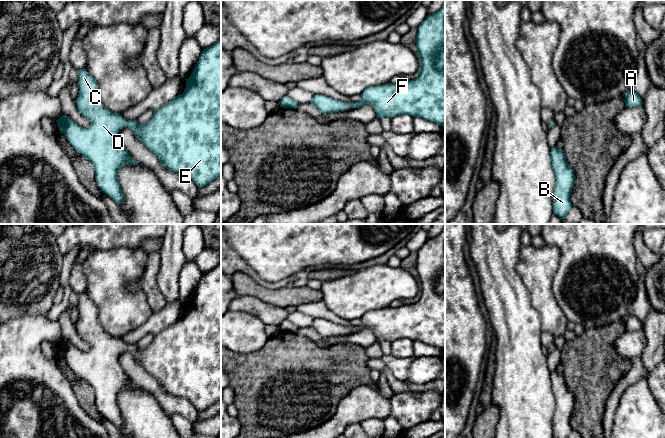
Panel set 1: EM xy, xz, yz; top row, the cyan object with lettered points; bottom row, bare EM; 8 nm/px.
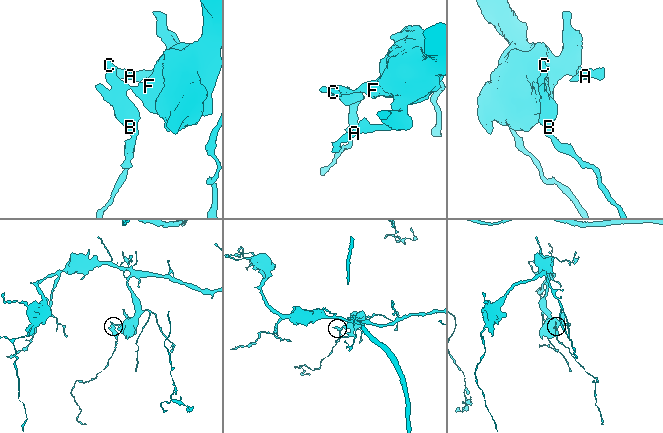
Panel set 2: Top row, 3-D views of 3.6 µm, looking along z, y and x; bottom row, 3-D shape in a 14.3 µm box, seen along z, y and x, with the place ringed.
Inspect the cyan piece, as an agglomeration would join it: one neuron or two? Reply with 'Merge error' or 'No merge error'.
No merge error

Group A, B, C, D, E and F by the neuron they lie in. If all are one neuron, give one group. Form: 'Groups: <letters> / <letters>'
Groups: A B C D E F

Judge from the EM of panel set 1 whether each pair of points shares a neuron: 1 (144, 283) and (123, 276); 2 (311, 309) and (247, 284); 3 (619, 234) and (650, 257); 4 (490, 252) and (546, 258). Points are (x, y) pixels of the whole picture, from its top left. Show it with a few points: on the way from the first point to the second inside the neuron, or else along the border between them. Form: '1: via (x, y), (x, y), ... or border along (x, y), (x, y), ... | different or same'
1: border along (147, 259), (132, 286), (147, 303) | different
2: border along (322, 299), (316, 302), (301, 303), (296, 306) | different
3: border along (633, 234), (633, 249), (639, 261) | different
4: border along (520, 245), (516, 271), (522, 278) | different

